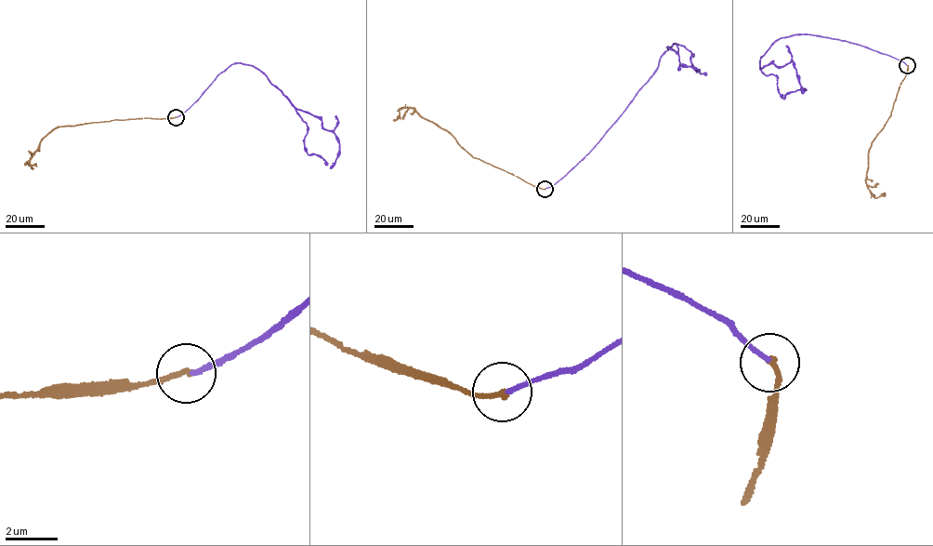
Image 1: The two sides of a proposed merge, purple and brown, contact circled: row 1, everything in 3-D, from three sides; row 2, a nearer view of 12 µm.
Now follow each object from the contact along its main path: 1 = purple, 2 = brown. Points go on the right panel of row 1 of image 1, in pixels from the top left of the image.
1: (907, 65), (827, 37), (781, 37), (761, 58), (759, 67), (793, 61), (803, 93)
2: (907, 66), (890, 115), (868, 152), (867, 187), (875, 197), (885, 195)

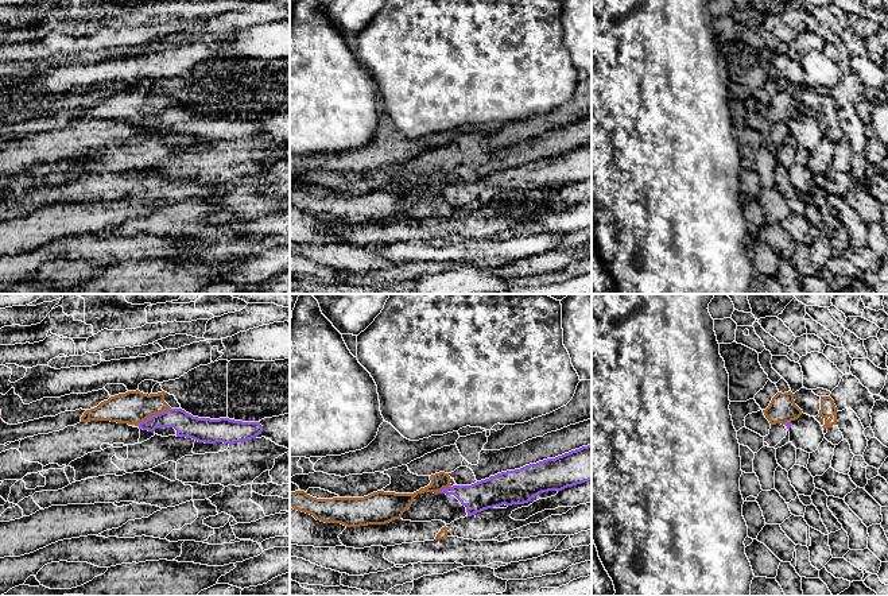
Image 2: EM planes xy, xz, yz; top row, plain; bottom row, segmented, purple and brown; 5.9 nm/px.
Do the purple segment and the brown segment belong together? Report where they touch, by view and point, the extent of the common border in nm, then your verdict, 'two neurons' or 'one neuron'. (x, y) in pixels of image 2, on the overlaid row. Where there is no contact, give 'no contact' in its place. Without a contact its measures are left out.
contact xy (154, 415); length 240 nm; two neurons

